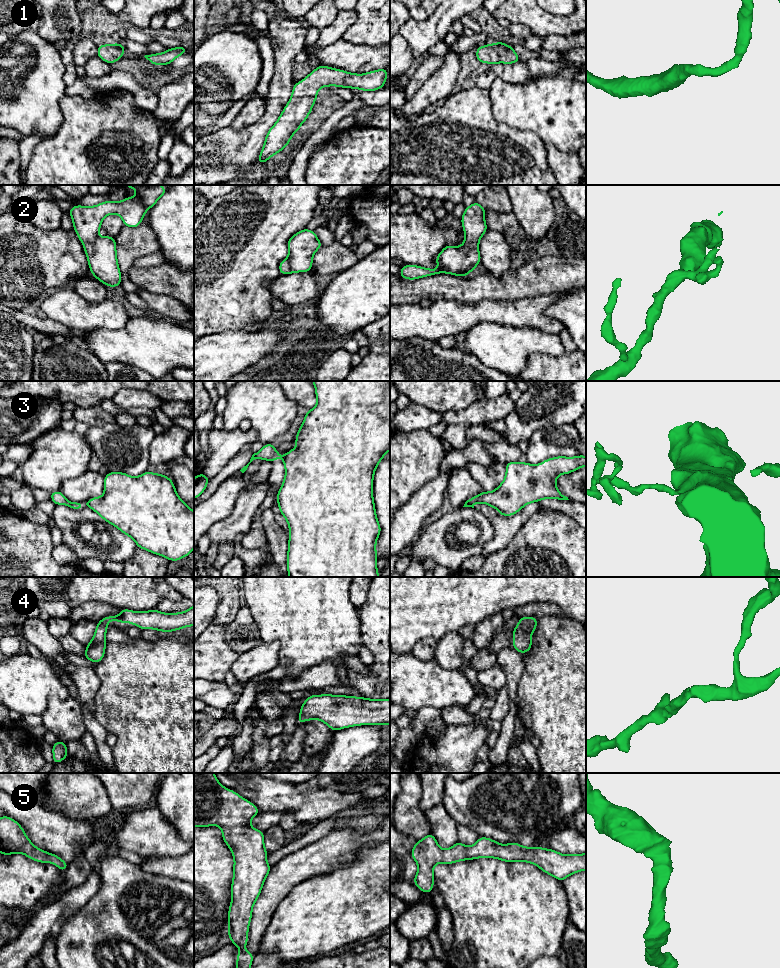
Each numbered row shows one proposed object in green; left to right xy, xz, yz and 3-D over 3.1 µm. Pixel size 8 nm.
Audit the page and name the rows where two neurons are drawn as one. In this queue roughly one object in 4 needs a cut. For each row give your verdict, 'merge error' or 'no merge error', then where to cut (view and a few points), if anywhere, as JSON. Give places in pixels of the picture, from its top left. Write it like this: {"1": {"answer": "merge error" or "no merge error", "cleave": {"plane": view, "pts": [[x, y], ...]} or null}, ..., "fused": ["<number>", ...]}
{"1": {"answer": "no merge error", "cleave": null}, "2": {"answer": "no merge error", "cleave": null}, "3": {"answer": "merge error", "cleave": {"plane": "xz", "pts": [[284, 456], [283, 461]]}}, "4": {"answer": "no merge error", "cleave": null}, "5": {"answer": "no merge error", "cleave": null}, "fused": ["3"]}

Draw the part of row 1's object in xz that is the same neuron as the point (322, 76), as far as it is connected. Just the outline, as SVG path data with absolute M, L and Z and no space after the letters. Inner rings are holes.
M323 65L315 68L300 83L294 83L290 100L276 123L267 132L262 151L256 162L265 164L268 159L281 152L289 144L292 135L299 132L300 126L311 113L320 88L337 86L376 91L384 87L387 75L387 68L365 74L354 74Z

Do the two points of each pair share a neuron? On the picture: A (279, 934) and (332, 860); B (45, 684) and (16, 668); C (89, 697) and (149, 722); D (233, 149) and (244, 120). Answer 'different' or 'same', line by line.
A: different
B: same
C: different
D: different

